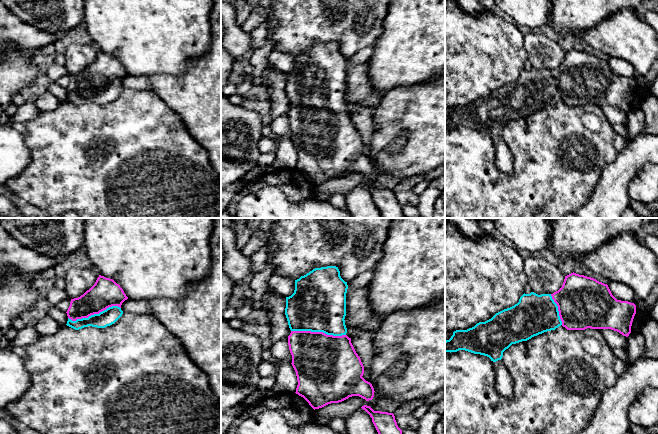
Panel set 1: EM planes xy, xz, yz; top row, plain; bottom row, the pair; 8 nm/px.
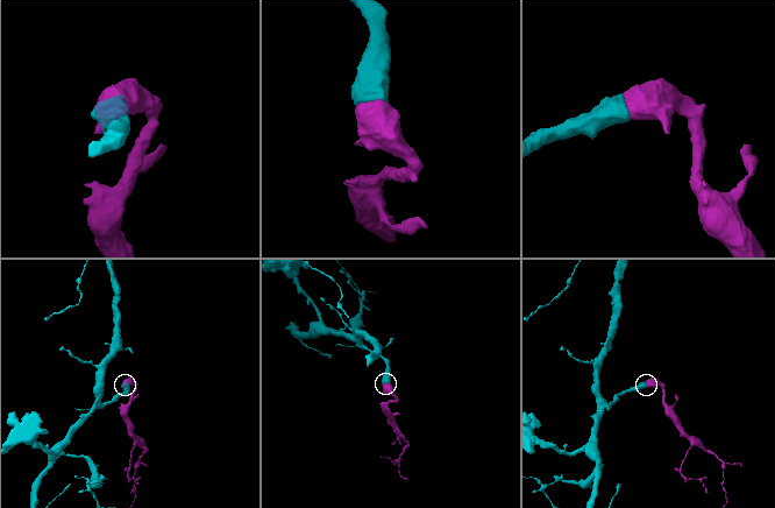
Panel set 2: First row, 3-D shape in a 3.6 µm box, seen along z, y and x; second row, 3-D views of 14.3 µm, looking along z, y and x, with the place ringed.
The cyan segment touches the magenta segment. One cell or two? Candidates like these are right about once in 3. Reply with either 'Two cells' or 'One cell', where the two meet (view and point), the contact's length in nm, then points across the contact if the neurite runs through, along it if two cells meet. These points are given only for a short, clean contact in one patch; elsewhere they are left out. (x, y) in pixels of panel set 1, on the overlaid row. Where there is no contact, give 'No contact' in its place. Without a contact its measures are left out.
One cell. Touches cyan at xz (318, 331). Shared border 440 nm

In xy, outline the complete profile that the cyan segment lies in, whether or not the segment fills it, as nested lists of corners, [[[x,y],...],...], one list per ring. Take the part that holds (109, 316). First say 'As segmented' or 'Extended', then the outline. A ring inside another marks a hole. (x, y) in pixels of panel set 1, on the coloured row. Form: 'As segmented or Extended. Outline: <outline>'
Extended. Outline: [[[99,275],[95,284],[78,298],[71,299],[67,326],[79,330],[92,326],[105,328],[123,314],[122,303],[128,297],[113,279]]]

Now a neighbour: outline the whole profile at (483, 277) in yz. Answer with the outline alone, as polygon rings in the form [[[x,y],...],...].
[[[445,221],[445,331],[467,330],[514,306],[524,294],[527,283],[524,259],[515,247],[485,233],[478,240],[470,239],[457,226]]]

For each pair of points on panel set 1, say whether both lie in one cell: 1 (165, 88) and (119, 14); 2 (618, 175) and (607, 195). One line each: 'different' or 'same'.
1: different
2: same

